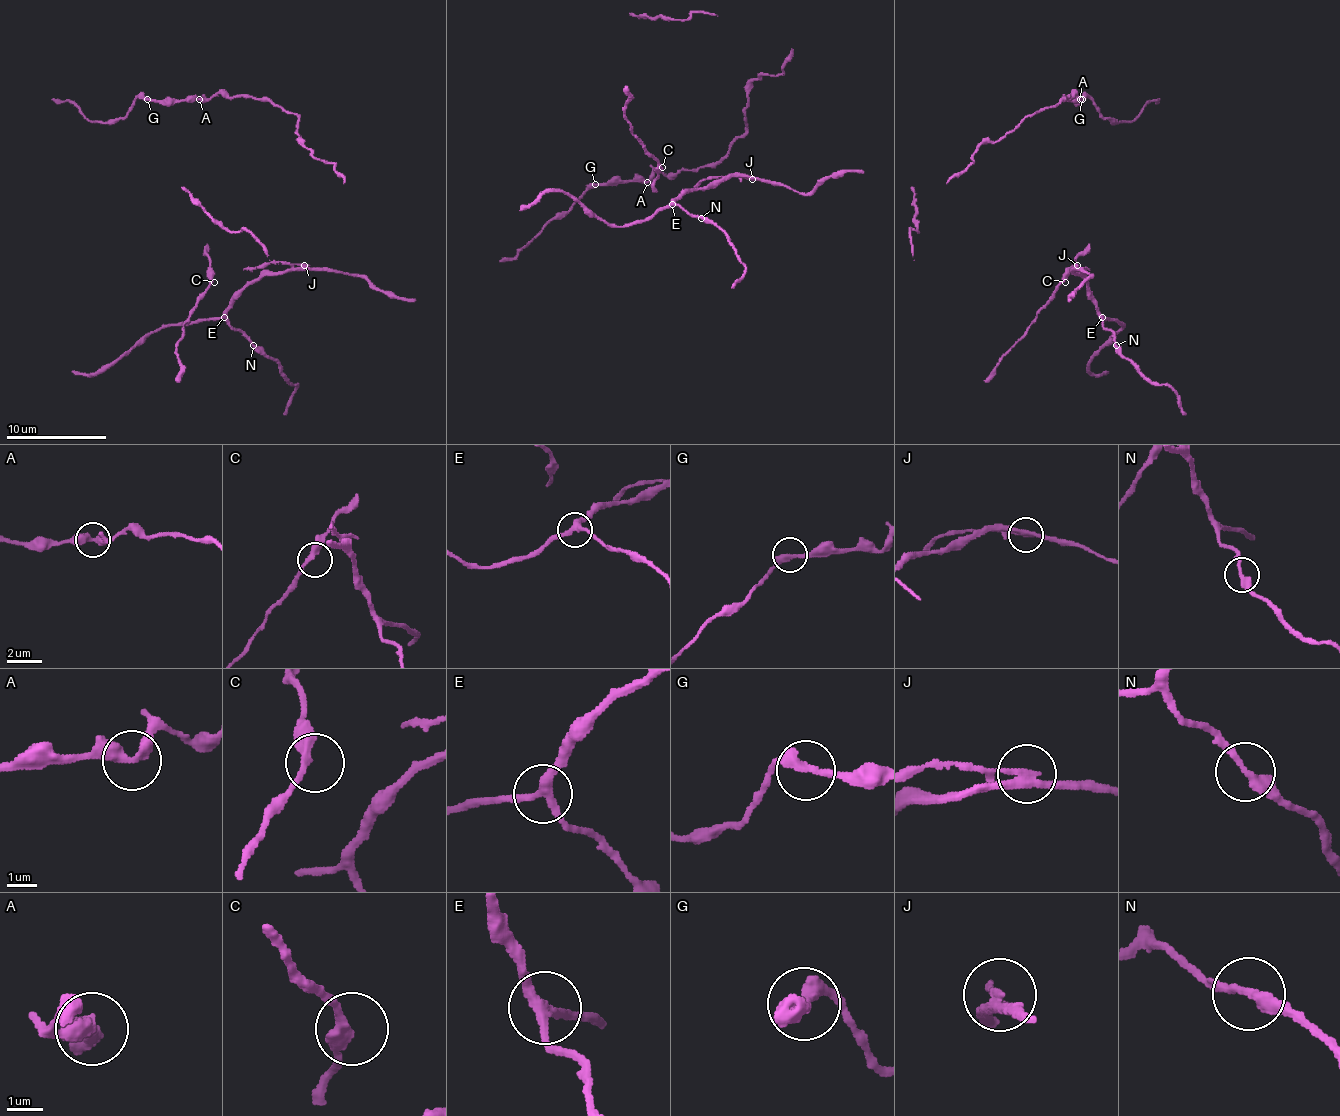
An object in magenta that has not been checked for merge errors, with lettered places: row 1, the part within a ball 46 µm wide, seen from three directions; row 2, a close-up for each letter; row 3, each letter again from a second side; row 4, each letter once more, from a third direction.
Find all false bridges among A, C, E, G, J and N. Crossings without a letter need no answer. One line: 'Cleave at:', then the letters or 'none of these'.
Cleave at: J

